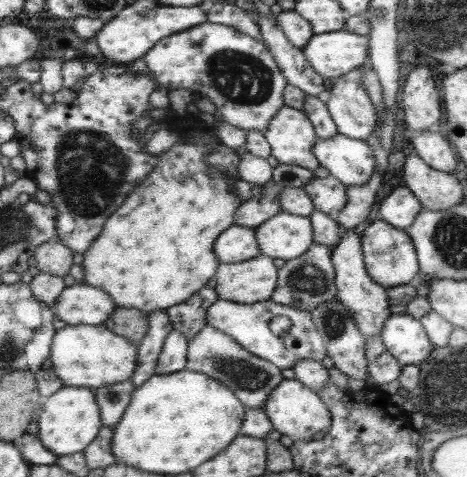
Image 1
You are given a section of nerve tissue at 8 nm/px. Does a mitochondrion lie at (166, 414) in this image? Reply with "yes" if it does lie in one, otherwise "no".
no

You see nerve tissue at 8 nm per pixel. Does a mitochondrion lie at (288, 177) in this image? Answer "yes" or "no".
no

